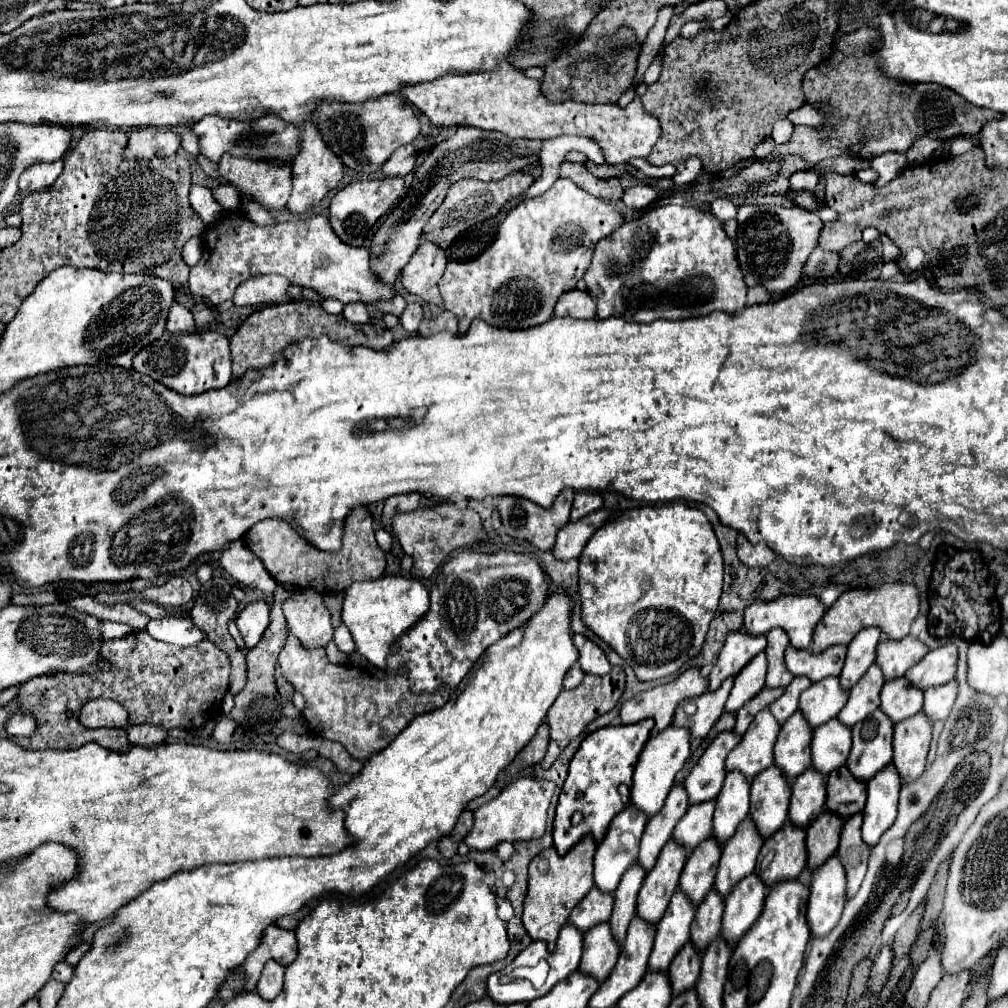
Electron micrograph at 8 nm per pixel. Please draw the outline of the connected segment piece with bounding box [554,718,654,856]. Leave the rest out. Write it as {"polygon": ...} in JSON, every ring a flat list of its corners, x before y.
{"polygon":[[642,720,636,724,620,724,620,726,604,726,588,734,576,754,570,760,568,778,560,792,556,820,554,820,554,848,562,852,562,856,586,834,592,834,596,842,602,840,610,820,622,812,624,802,618,794,618,786,632,786,632,772,642,752,642,746,650,738,650,730,654,728,654,720]]}

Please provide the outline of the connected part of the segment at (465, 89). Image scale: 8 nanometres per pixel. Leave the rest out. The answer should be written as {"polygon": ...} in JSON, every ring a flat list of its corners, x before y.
{"polygon":[[500,60,492,72,472,72,442,76,442,80,426,84,404,84,402,96,424,112,434,128,456,128,474,126,482,130,498,130,514,138,556,138,562,134,592,138,600,144,608,164,624,164,634,156,646,158,660,138,660,124,654,116,646,114,642,104,634,102,626,108,618,104,582,104,562,102,554,104,540,92,540,82,524,76,508,60]]}

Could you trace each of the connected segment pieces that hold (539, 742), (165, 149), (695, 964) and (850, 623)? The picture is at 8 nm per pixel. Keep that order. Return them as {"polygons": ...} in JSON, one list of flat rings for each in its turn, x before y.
{"polygons":[[[542,724,534,736,534,740,514,758,514,762,506,768,506,774,508,776,514,776,516,772,520,772,522,768,526,766,534,766,538,762,542,762,544,754,546,754,546,748,548,748,548,736,550,736,550,730,546,724]],[[144,128,130,134,126,158,150,158,150,156,174,156,180,150,180,136,170,130]],[[688,942,682,948,682,952,676,954,676,958,672,960,670,970,668,970,674,996,688,990,688,988,694,988,694,984,700,976,700,964,702,964,700,952,694,948,692,942]],[[892,582,882,584,880,588,854,588,840,594,840,598,828,608,824,618,818,622,812,638,812,652,824,652,834,644,850,644,852,638,868,626,878,626,888,638,904,638,910,632,910,624,920,612,920,592,914,584,906,582]]]}

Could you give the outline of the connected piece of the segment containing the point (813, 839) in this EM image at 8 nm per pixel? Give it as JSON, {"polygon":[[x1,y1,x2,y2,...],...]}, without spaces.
{"polygon":[[824,810,814,820,814,824,808,826,806,846,808,846,808,868,810,870,824,864,824,860,830,858,838,850,842,826,844,826,844,820,836,812,828,812,828,810]]}

